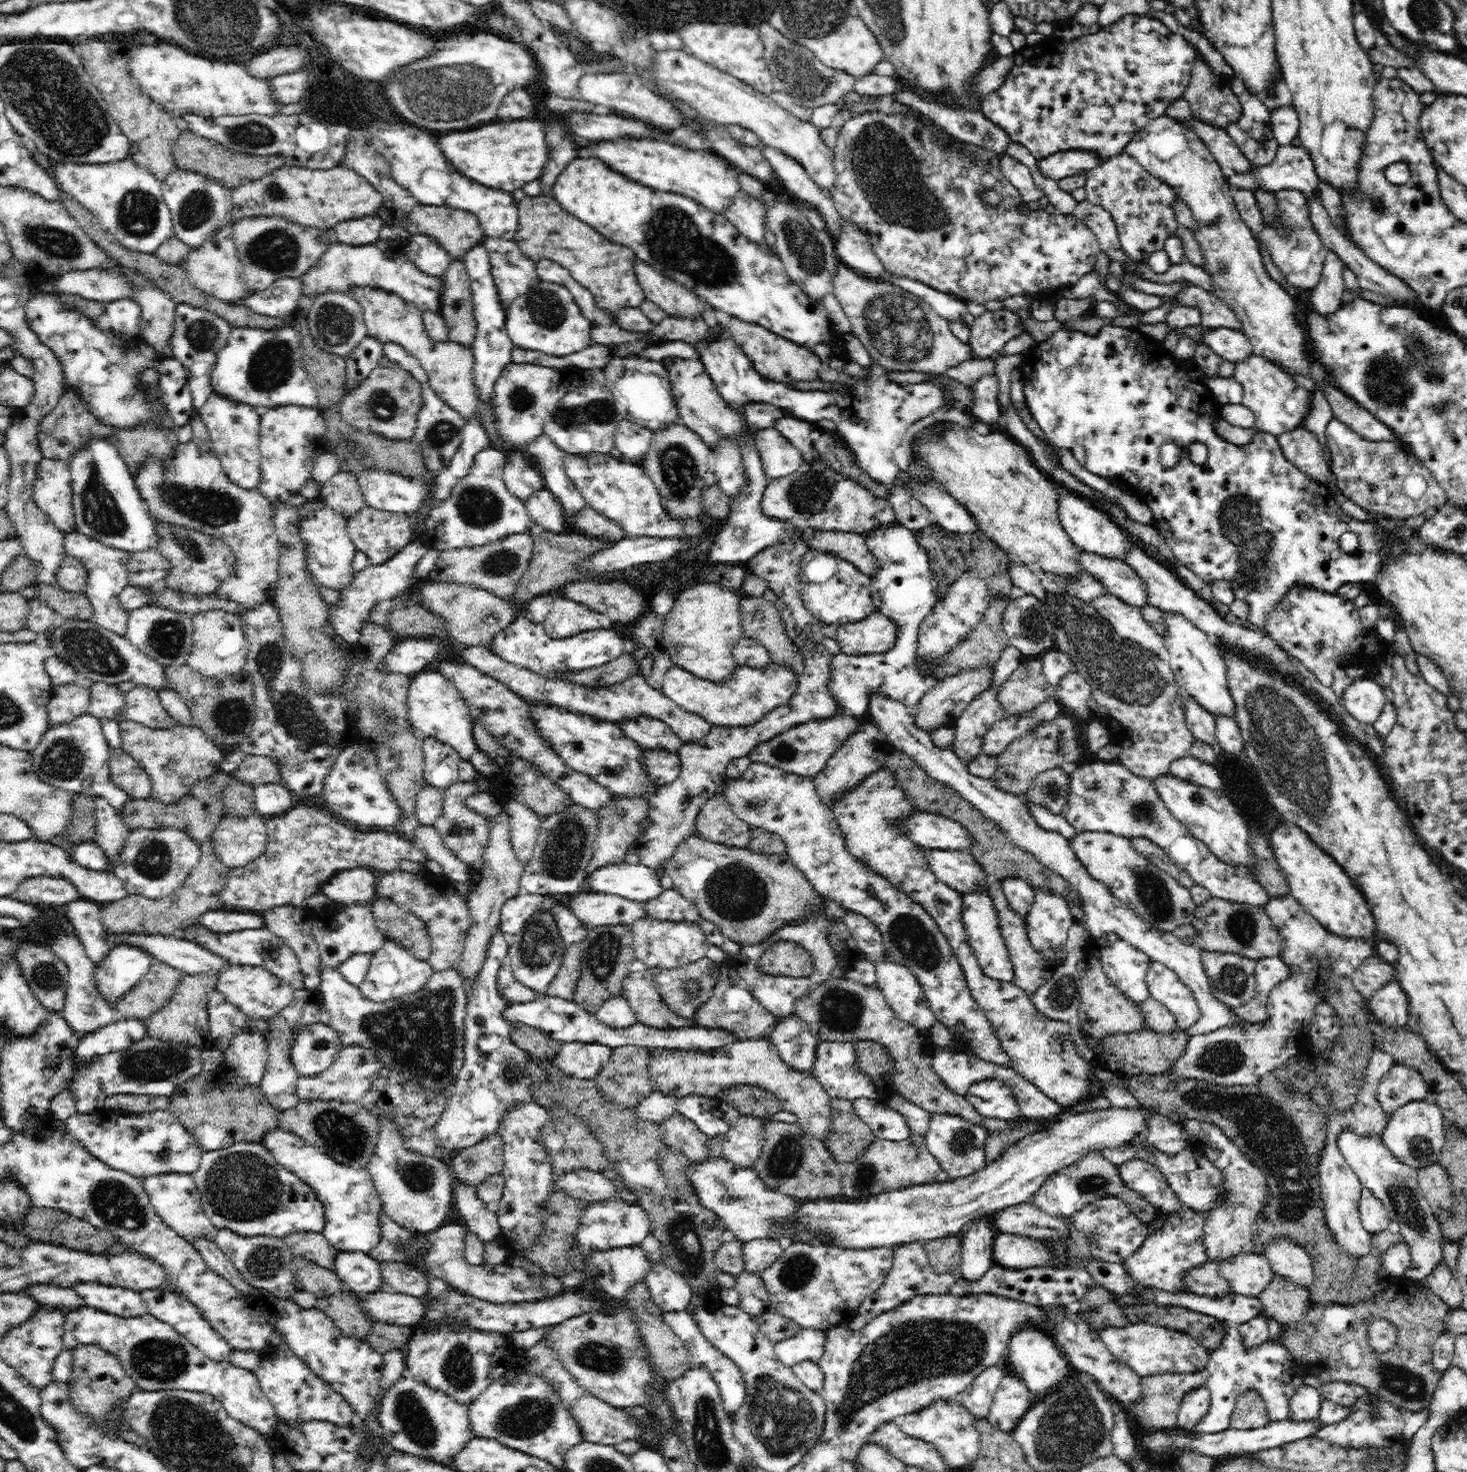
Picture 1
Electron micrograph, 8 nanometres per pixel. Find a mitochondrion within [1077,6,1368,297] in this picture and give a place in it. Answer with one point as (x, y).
(1287, 232)

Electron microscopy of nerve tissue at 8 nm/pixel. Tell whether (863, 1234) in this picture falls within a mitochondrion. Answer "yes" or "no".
no

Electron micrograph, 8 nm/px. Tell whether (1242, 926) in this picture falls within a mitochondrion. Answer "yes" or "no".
yes

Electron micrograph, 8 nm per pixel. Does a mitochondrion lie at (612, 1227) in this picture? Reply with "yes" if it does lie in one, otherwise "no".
no

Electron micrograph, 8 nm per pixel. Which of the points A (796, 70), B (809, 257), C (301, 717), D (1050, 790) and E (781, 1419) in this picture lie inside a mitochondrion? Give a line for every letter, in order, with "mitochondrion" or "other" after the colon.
A: mitochondrion
B: mitochondrion
C: mitochondrion
D: mitochondrion
E: mitochondrion

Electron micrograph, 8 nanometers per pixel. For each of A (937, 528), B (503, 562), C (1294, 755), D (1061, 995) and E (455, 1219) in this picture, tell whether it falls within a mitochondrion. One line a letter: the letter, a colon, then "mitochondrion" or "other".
A: other
B: mitochondrion
C: mitochondrion
D: mitochondrion
E: other

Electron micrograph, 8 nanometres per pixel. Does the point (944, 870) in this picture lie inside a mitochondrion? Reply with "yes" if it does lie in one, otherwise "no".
no

